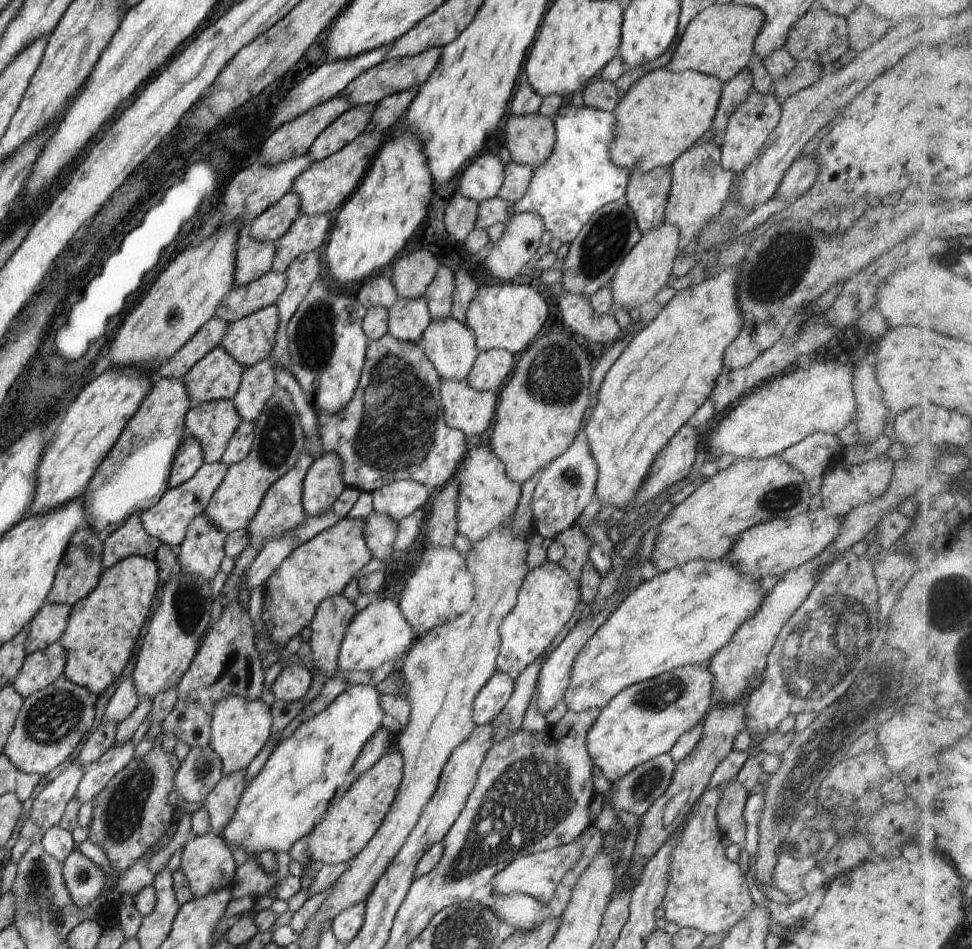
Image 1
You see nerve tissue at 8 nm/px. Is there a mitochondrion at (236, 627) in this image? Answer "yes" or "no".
no

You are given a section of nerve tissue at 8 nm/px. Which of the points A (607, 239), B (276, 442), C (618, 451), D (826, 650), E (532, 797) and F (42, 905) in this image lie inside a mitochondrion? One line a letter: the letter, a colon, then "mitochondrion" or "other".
A: mitochondrion
B: mitochondrion
C: other
D: mitochondrion
E: mitochondrion
F: mitochondrion

